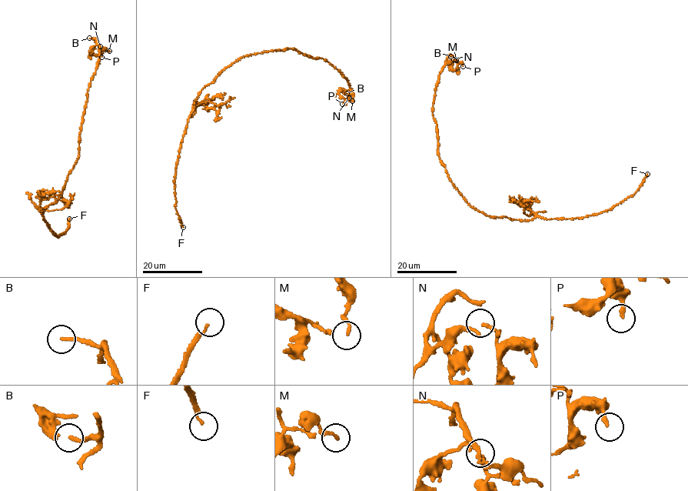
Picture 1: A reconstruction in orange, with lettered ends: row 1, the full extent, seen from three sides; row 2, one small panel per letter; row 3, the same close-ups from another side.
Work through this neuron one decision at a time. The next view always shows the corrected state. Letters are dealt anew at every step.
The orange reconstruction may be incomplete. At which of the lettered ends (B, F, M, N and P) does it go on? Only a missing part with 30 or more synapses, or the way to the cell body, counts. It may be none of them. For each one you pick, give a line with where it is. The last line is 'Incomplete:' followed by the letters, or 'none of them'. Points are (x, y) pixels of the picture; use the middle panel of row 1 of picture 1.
B: Place: (347, 93)
F: Place: (183, 227)
Incomplete: B, F

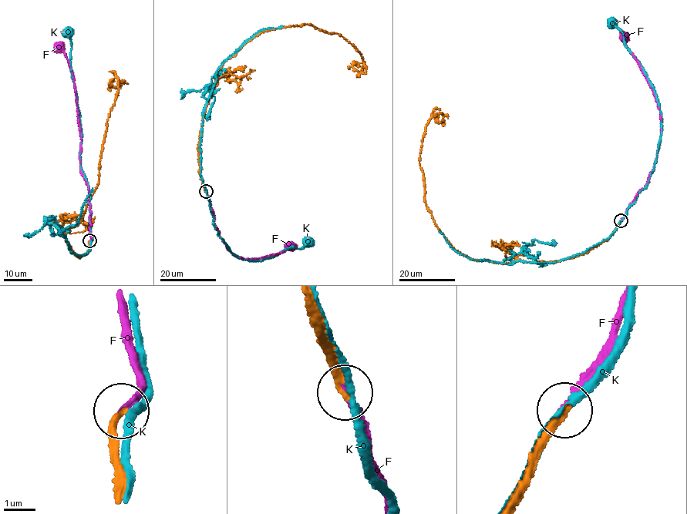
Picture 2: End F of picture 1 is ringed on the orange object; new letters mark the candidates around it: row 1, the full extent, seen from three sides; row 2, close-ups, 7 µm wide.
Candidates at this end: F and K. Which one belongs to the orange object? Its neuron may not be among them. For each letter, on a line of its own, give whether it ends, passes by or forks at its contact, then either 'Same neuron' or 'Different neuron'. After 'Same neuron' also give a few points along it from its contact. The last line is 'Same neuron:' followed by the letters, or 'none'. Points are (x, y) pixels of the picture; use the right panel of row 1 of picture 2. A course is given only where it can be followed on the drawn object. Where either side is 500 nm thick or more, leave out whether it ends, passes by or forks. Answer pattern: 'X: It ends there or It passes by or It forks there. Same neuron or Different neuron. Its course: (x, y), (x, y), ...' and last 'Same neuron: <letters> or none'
F: It ends there. Same neuron. Its course: (620, 220), (637, 193), (648, 182), (661, 134), (659, 108), (653, 89), (626, 45), (624, 37)
K: It passes by. Different neuron
Same neuron: F

